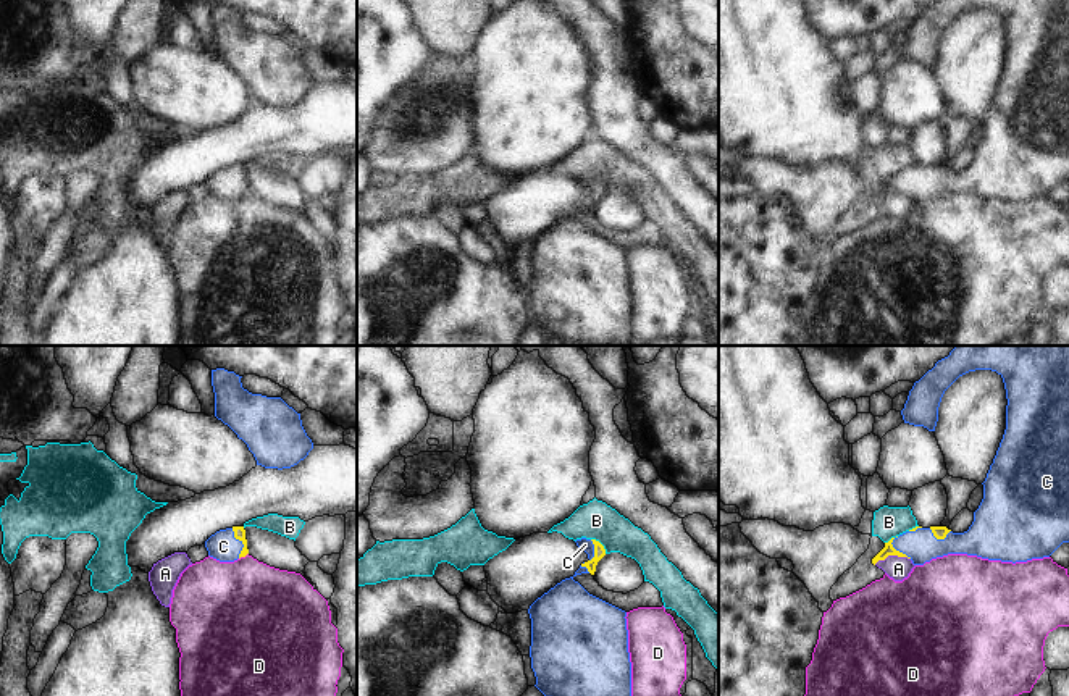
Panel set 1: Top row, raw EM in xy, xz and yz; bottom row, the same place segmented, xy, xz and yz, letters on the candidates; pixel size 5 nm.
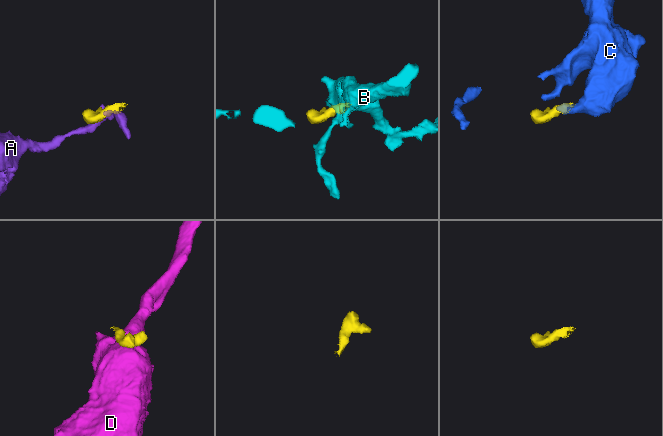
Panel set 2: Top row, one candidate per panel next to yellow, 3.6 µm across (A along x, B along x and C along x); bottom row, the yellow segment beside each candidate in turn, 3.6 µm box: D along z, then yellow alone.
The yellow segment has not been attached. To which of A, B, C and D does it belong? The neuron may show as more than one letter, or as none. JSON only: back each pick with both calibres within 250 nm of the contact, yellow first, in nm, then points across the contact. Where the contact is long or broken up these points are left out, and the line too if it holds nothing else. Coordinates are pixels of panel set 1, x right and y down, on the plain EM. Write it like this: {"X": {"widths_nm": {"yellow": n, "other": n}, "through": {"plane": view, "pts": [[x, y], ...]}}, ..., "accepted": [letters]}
{"C": {"widths_nm": {"yellow": 60, "other": 150}, "through": {"plane": "xy", "pts": [[239, 171], [243, 181], [223, 184]]}}, "accepted": ["C"]}

